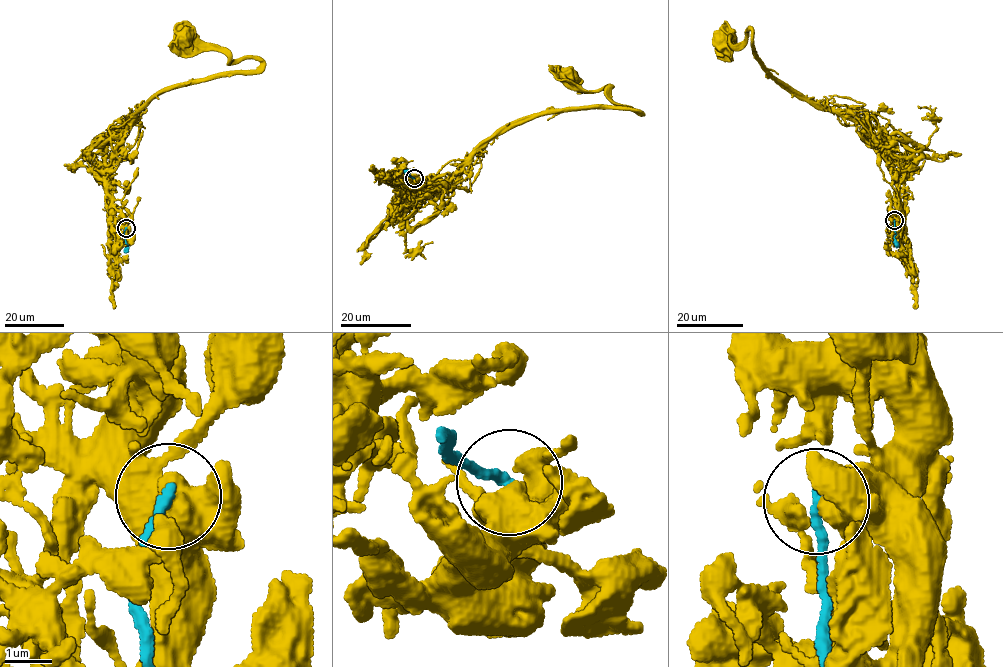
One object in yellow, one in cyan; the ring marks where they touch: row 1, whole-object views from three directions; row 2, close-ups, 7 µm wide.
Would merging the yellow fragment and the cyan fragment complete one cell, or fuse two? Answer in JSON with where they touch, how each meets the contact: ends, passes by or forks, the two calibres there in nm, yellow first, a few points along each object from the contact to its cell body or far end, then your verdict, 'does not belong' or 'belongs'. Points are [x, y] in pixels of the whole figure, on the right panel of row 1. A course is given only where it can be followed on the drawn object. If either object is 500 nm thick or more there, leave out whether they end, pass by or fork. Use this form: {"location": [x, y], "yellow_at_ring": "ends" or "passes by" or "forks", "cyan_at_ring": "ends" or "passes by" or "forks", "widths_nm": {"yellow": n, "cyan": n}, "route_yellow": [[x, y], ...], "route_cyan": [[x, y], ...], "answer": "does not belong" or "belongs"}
{"location": [894, 220], "widths_nm": {"yellow": 650, "cyan": 240}, "route_yellow": [[894, 220], [894, 170], [856, 124], [776, 79], [751, 46], [750, 28], [742, 42], [720, 38]], "route_cyan": [[894, 220], [897, 247]], "answer": "does not belong"}

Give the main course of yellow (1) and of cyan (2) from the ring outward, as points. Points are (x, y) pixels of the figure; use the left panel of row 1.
1: (126, 228), (108, 192), (106, 166), (134, 118), (159, 93), (250, 72), (260, 63), (233, 60), (181, 33)
2: (126, 228), (124, 236), (127, 248), (124, 252)

